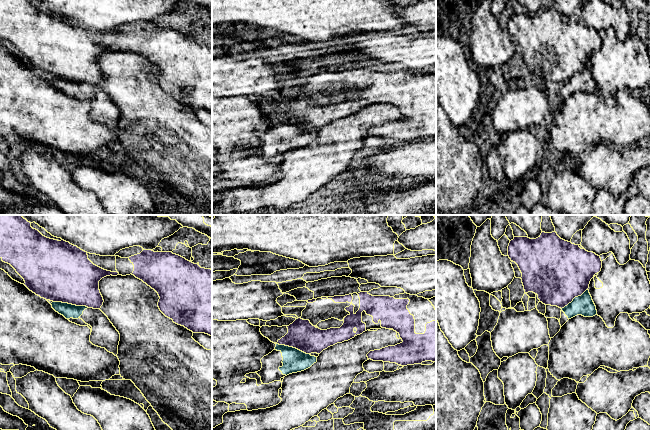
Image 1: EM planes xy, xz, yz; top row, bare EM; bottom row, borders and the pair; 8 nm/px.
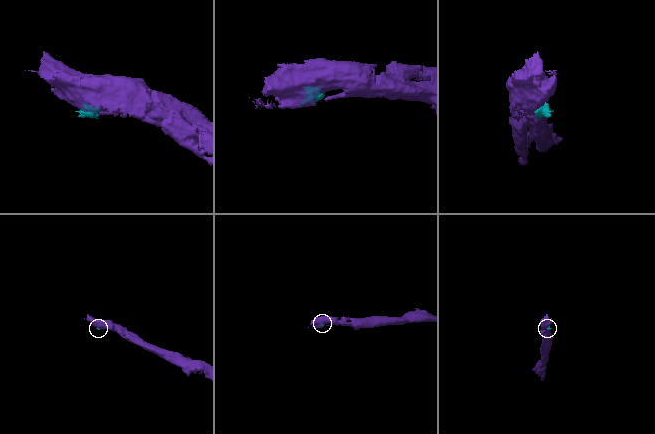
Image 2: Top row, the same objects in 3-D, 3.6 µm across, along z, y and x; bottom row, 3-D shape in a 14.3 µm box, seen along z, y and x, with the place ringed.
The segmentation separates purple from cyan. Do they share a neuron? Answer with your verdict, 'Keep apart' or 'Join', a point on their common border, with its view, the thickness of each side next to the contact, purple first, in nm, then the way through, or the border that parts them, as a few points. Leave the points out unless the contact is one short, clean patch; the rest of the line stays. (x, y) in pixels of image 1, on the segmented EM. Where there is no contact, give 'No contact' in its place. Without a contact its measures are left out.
Keep apart. Touches purple at xy (71, 303). Thickness 460 nm (purple) against 110 nm. Boundary: xy (53, 301), (88, 307)

